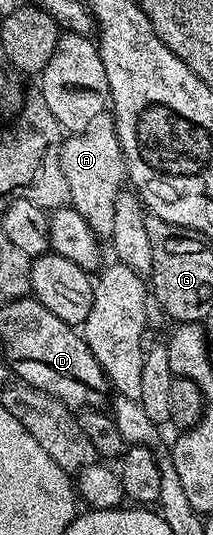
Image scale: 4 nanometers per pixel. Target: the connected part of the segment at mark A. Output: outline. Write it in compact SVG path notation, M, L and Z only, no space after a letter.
M104 111L84 127L84 131L71 133L62 142L60 171L68 179L69 204L84 217L88 227L100 239L112 235L116 195L123 192L127 184L126 160L116 135L114 114Z

